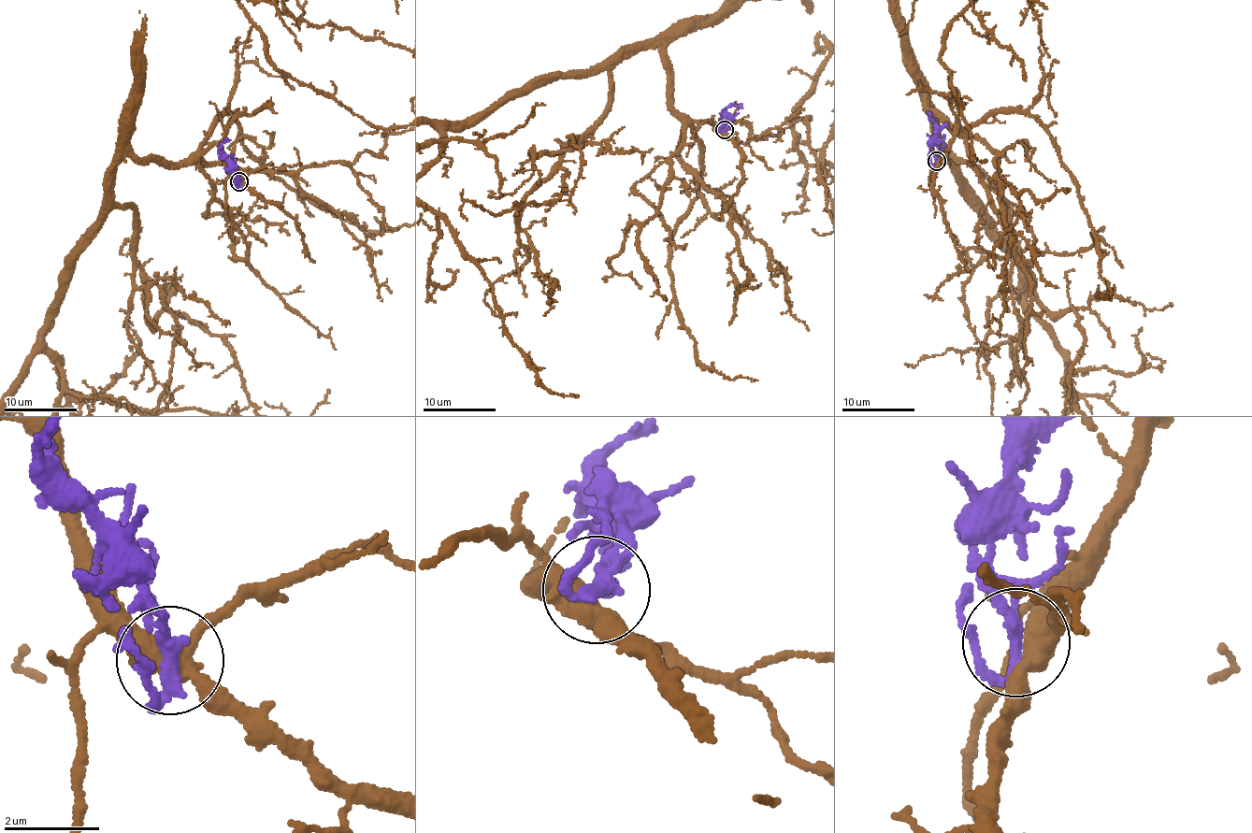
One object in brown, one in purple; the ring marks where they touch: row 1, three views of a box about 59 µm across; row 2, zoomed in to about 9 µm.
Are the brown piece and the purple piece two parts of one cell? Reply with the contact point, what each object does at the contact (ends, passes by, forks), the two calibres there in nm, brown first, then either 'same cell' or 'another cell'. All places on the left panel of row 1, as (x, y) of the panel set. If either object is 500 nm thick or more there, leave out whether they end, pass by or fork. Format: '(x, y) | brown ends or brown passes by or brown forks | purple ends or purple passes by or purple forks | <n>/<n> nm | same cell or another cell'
(239, 181) | brown forks | purple passes by | 360/240 nm | another cell

